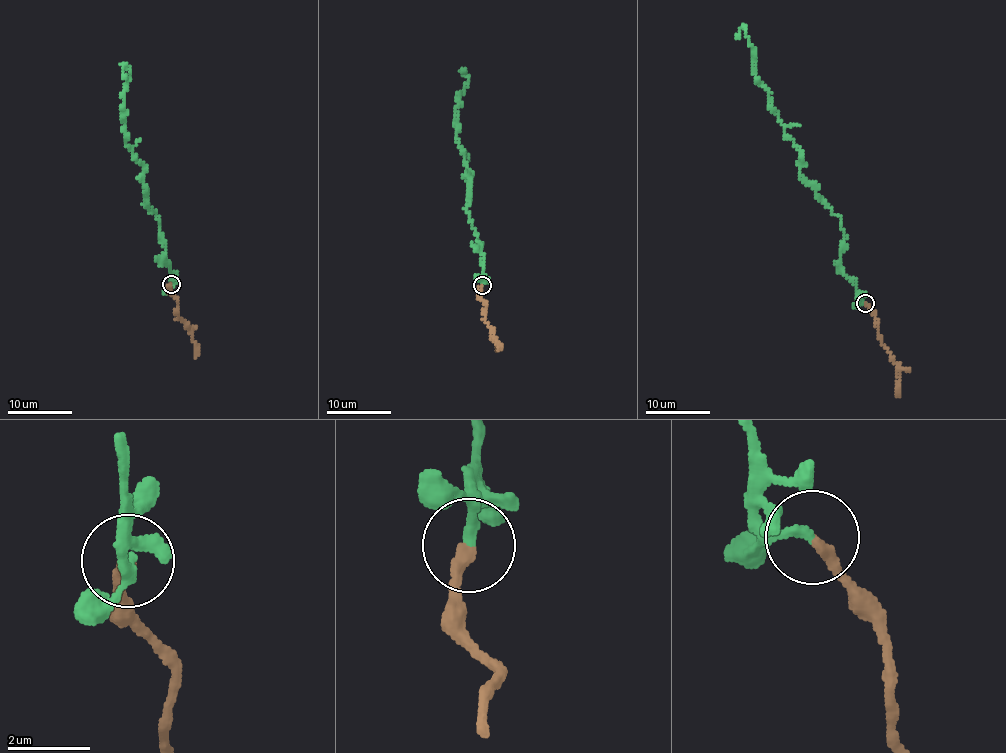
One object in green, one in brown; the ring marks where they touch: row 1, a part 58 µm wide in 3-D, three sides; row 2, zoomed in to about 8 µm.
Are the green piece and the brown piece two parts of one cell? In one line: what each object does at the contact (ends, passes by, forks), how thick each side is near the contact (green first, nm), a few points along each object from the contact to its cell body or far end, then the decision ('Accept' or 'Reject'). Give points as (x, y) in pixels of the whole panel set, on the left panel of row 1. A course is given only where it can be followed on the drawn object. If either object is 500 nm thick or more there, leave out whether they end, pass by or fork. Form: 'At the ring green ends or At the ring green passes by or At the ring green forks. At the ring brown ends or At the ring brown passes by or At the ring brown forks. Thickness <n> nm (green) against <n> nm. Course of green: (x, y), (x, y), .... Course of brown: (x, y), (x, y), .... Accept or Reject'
At the ring green ends. At the ring brown ends. Thickness 240 nm (green) against 280 nm. Course of green: (171, 284), (160, 221), (145, 204), (144, 164), (124, 133), (129, 71), (124, 64), (125, 79). Course of brown: (171, 284), (170, 294), (178, 301), (177, 318), (190, 329), (196, 357). Accept

